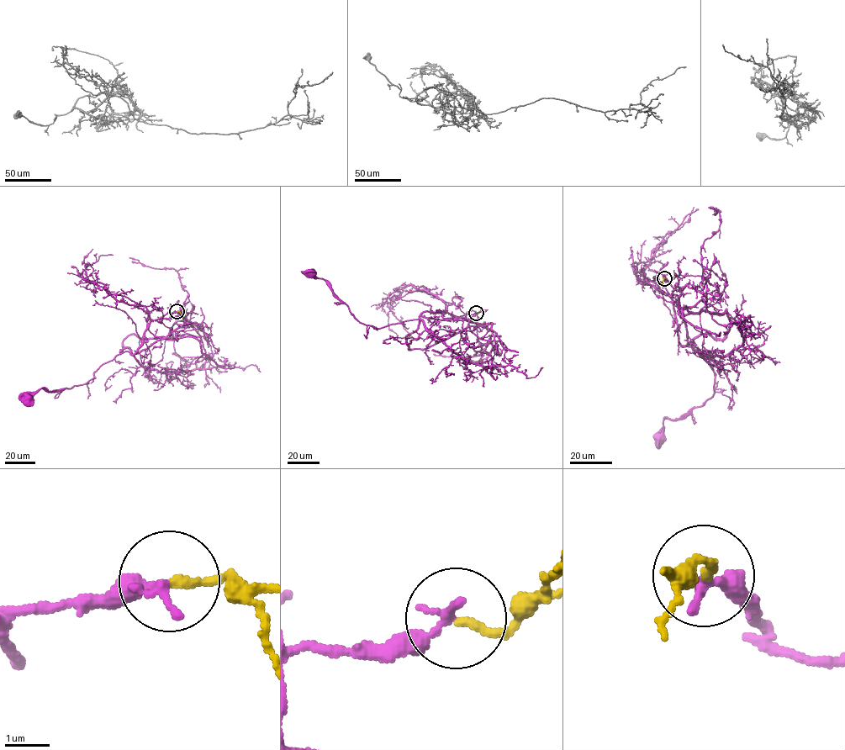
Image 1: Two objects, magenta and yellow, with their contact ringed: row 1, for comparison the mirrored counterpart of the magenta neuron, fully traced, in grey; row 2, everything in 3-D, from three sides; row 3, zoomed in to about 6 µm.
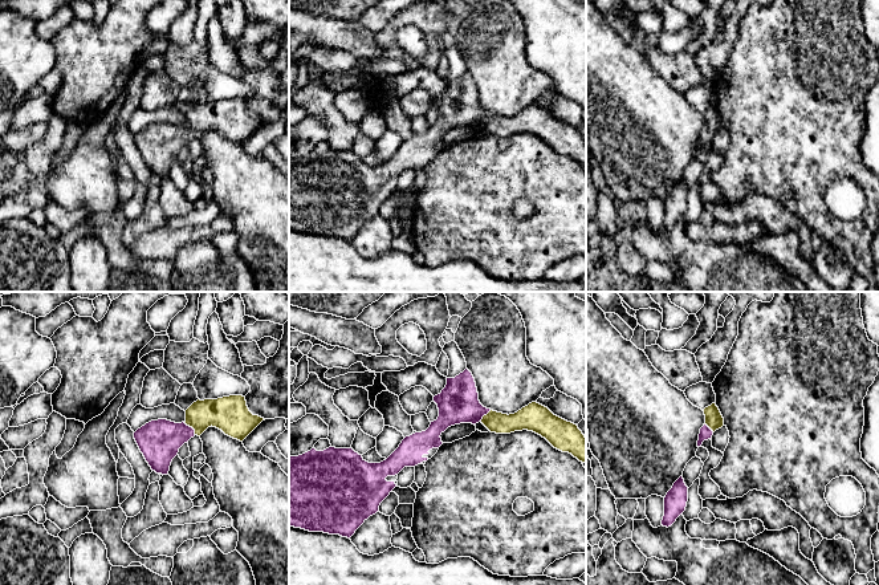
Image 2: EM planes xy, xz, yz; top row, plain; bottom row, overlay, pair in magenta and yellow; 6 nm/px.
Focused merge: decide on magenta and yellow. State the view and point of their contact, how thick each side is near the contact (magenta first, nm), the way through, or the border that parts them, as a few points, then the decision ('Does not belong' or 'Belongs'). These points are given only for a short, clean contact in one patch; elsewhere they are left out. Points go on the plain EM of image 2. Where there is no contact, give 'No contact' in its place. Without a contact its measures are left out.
Touches magenta at xy (191, 130). Thickness 260 nm (magenta) against 220 nm. Path across: xy (159, 143), (191, 130), (204, 117), (230, 117). Belongs

